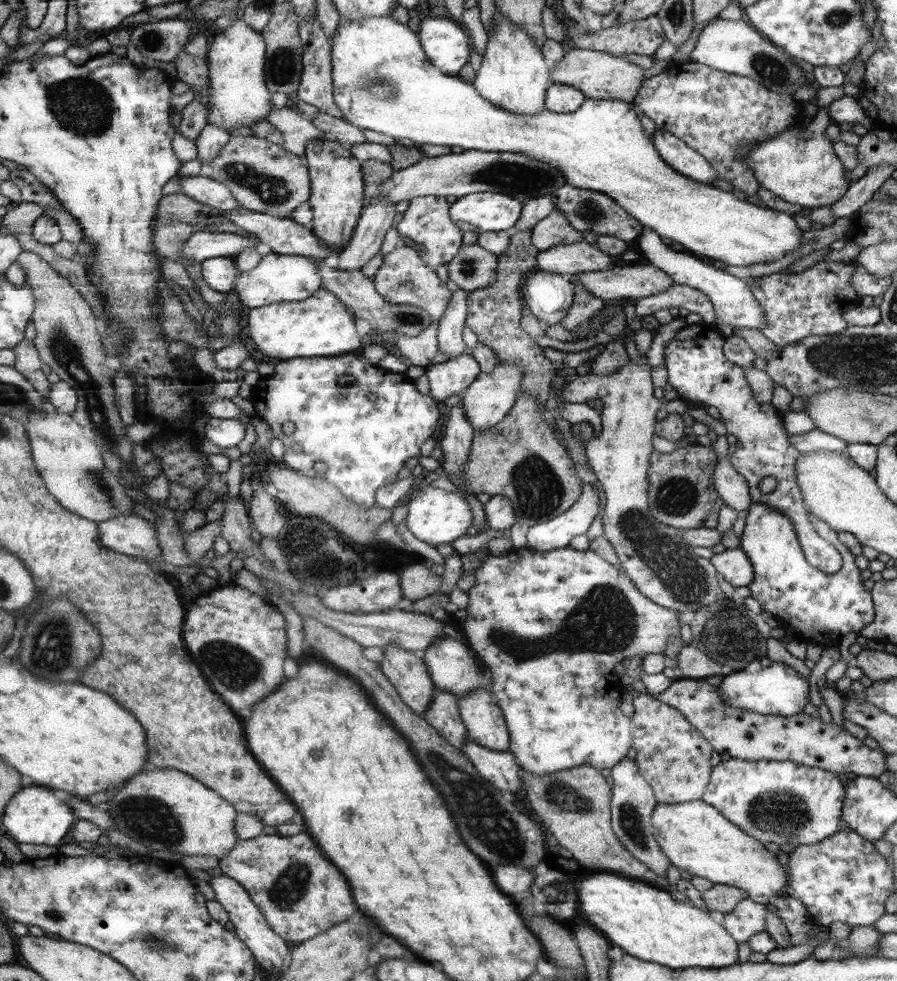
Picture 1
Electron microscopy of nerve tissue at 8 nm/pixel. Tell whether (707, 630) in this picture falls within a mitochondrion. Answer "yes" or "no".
yes

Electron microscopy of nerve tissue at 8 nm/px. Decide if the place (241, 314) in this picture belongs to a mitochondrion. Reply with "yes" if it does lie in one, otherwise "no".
no

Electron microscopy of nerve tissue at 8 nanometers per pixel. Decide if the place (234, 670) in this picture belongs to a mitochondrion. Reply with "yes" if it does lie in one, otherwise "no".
yes

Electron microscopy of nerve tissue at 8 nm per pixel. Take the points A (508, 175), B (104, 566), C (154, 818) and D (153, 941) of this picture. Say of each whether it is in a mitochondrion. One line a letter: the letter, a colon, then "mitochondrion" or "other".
A: mitochondrion
B: other
C: mitochondrion
D: mitochondrion

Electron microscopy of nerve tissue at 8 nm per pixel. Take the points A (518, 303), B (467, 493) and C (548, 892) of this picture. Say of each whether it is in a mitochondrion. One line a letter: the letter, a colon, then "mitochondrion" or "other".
A: other
B: other
C: mitochondrion

